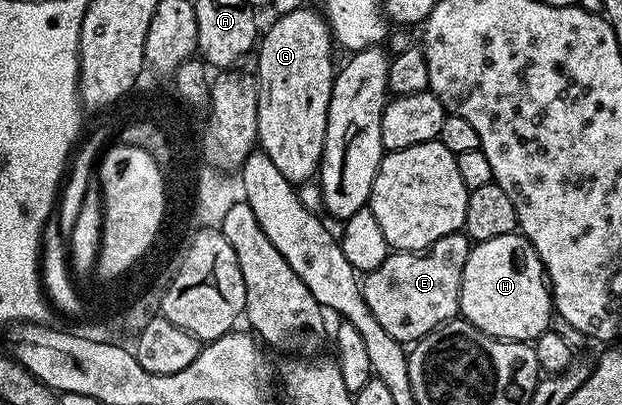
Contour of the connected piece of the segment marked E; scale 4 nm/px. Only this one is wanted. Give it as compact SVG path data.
M461 231L438 239L428 249L389 252L382 267L363 274L366 307L394 339L401 343L421 341L427 333L459 314L462 271L472 246L468 234Z

